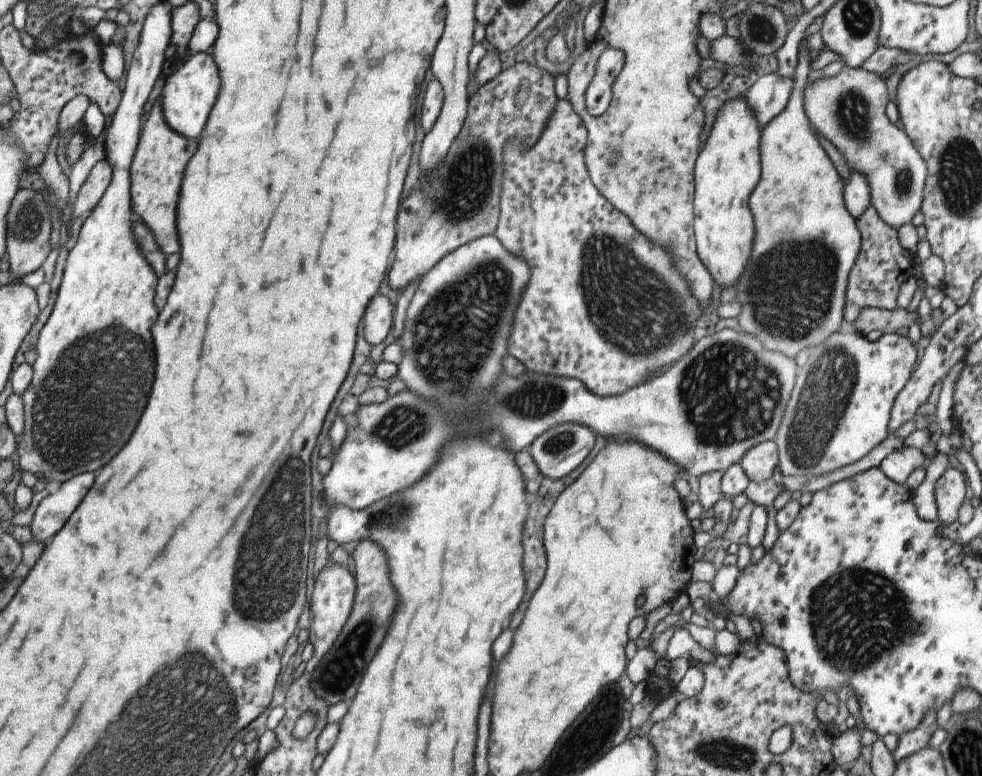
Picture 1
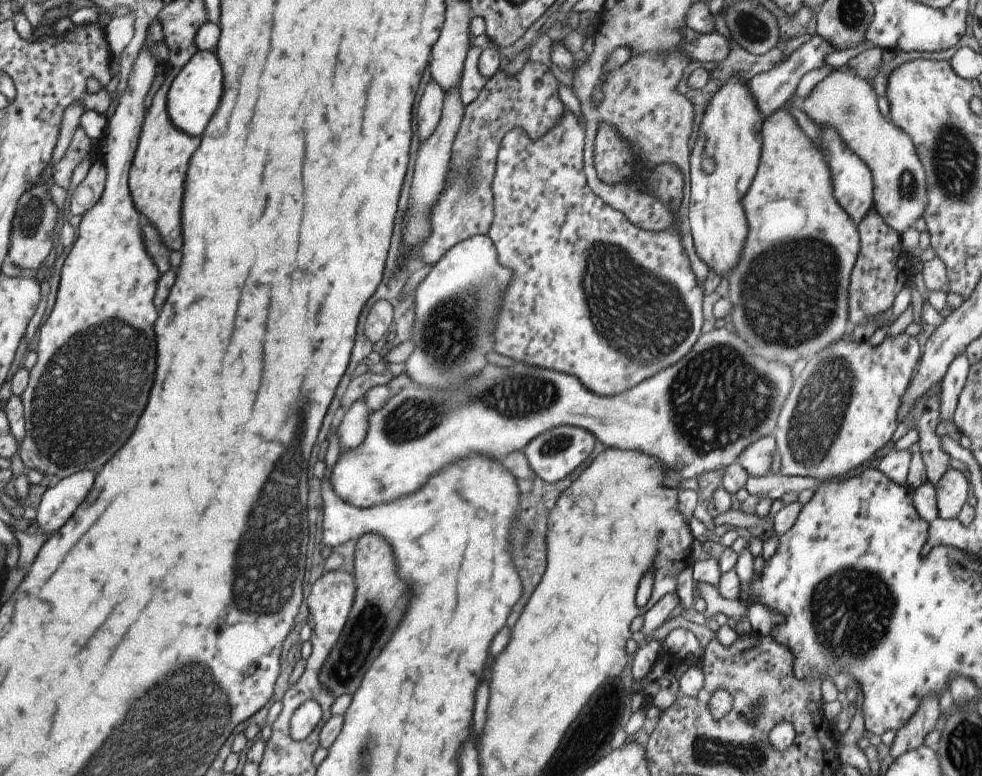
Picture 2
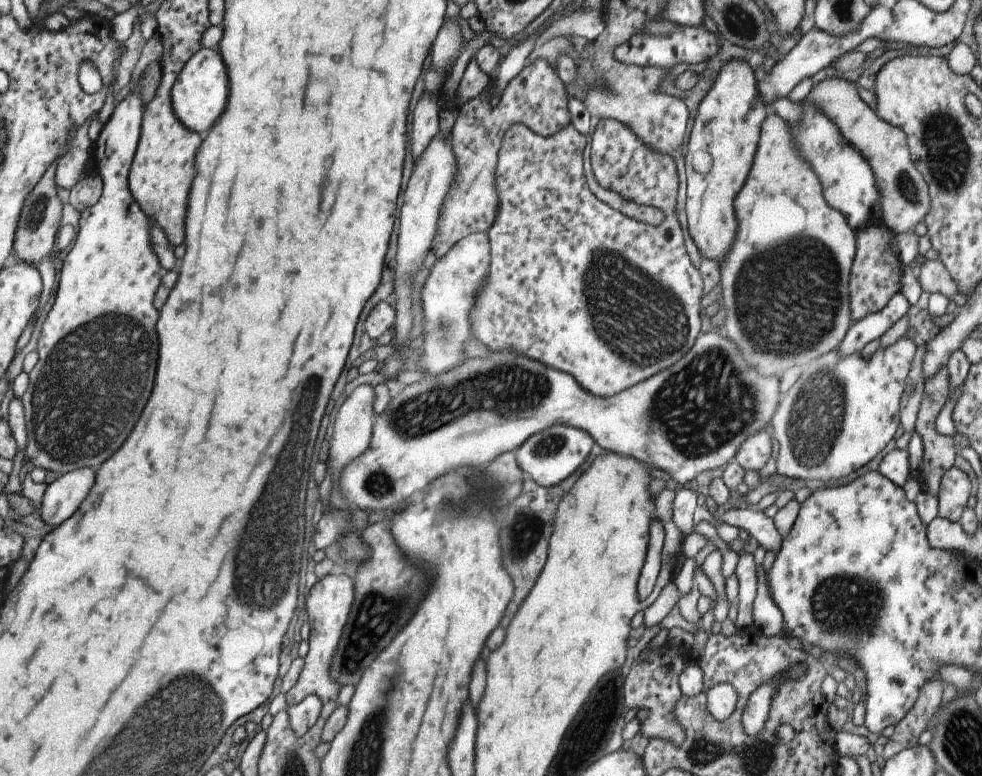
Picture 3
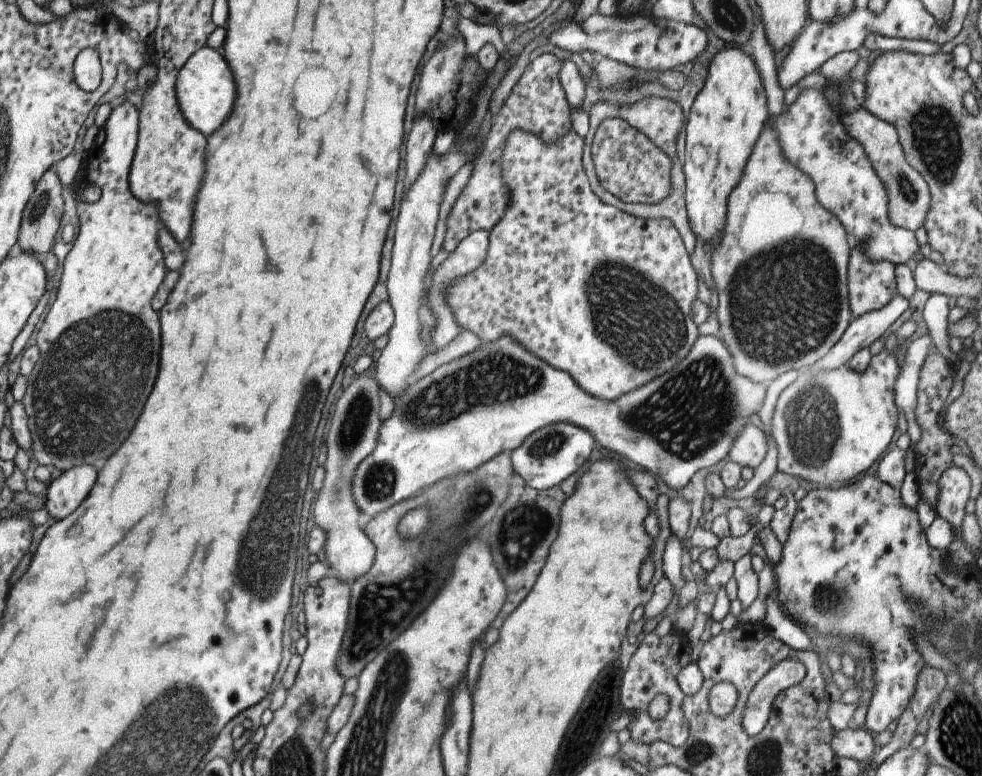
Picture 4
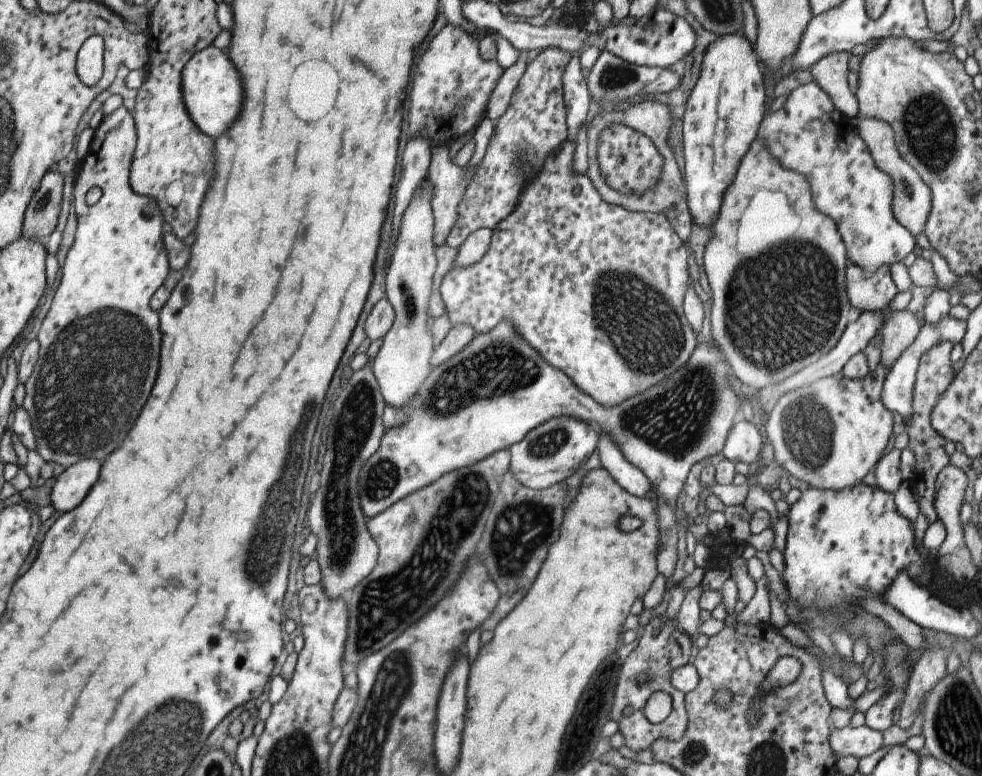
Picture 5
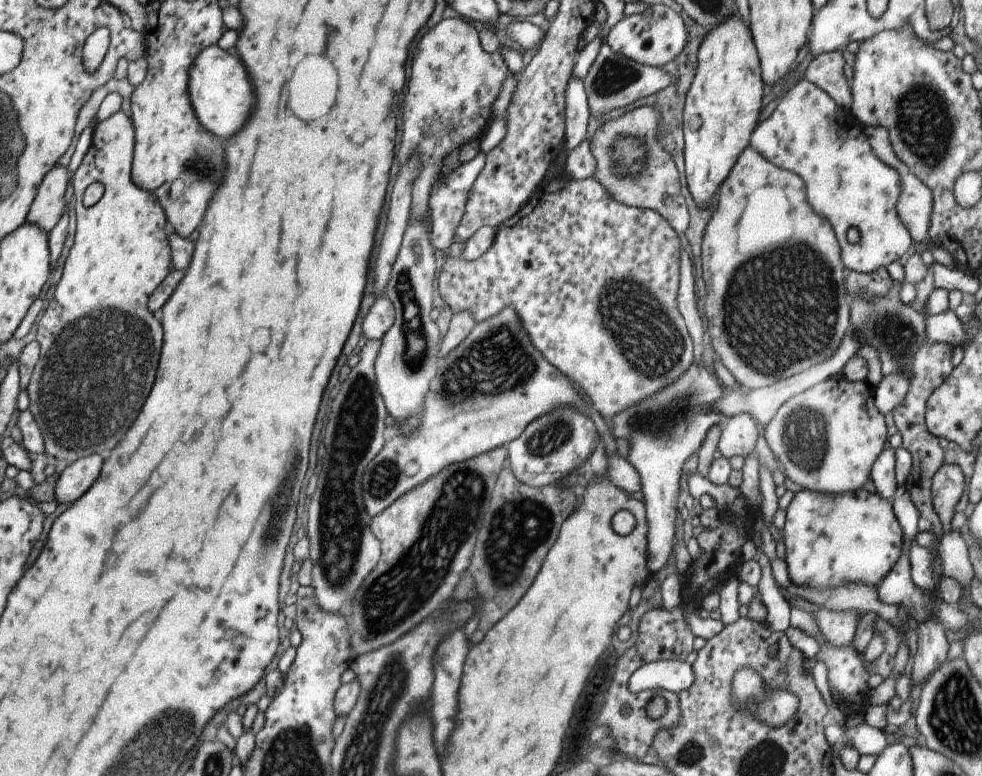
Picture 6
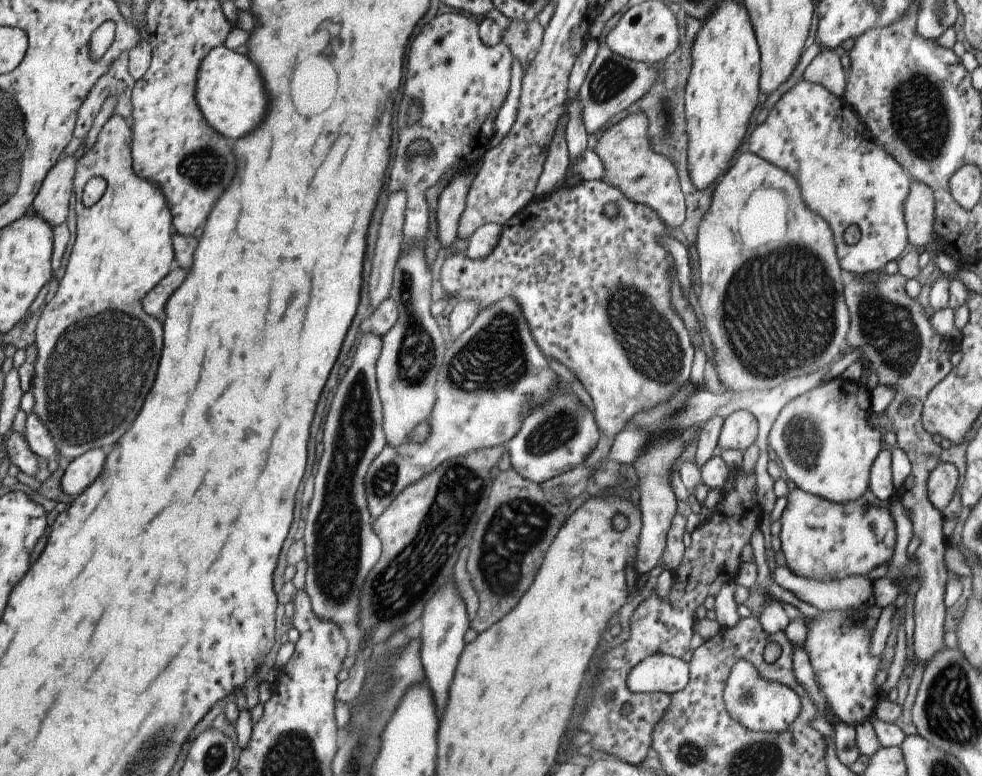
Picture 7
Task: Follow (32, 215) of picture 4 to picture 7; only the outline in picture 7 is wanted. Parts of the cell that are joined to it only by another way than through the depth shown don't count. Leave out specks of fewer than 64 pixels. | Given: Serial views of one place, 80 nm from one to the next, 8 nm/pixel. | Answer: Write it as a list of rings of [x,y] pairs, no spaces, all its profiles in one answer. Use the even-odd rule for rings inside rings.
[[[74,155],[59,160],[47,172],[30,210],[52,228],[66,222],[73,202],[73,178],[77,158]]]

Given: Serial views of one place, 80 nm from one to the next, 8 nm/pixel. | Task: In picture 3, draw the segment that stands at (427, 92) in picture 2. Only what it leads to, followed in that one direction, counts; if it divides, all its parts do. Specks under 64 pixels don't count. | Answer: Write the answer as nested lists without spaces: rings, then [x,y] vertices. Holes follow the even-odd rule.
[[[423,93],[413,108],[411,118],[411,152],[413,165],[421,151],[438,133],[438,104],[429,93]]]

